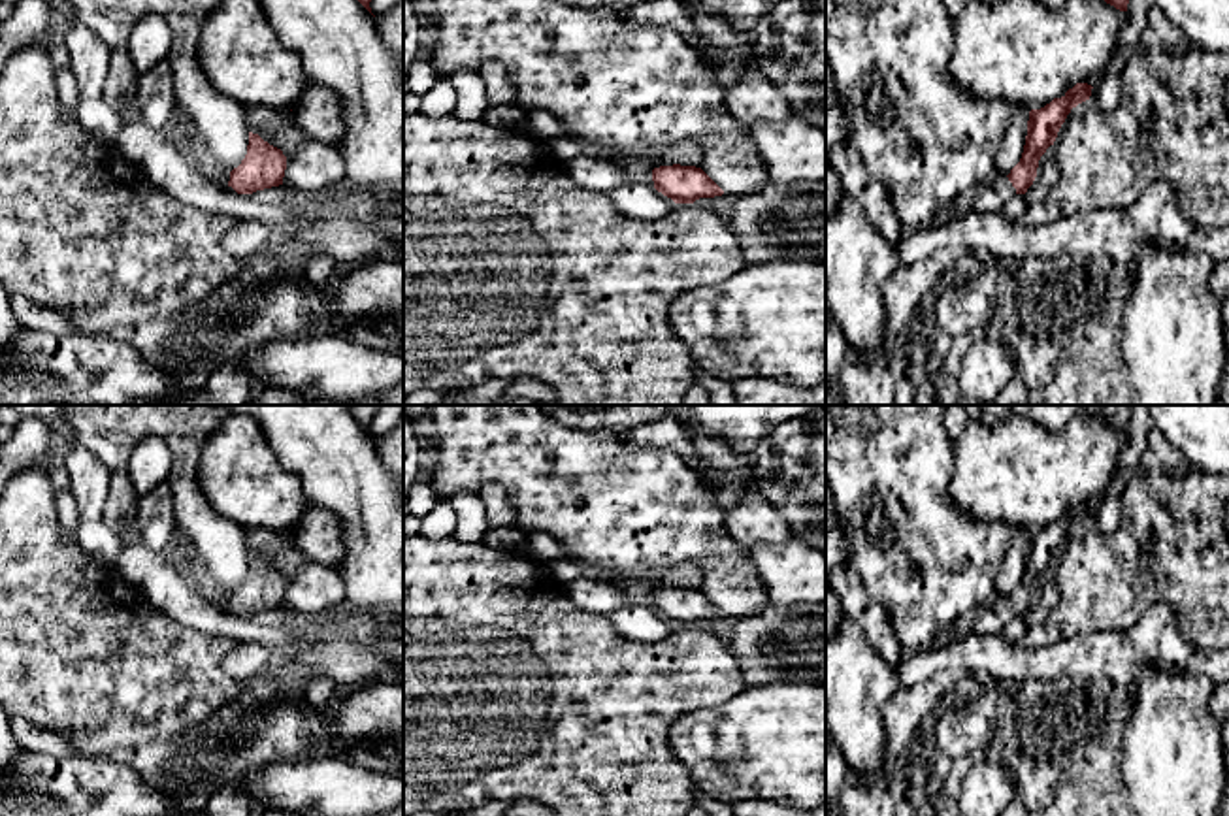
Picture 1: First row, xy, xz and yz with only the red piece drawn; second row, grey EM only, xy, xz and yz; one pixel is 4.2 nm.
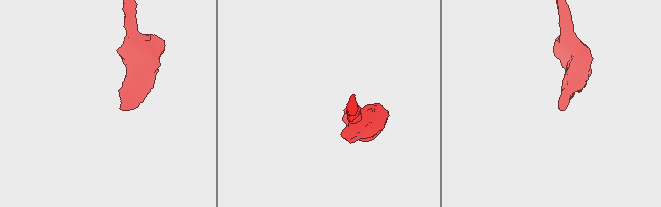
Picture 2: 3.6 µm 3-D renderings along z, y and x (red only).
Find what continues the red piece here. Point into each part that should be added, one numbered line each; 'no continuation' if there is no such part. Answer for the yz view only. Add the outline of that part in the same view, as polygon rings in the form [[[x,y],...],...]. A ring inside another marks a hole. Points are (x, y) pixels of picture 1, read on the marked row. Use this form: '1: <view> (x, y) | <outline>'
1: yz (988, 198) | [[[993,175],[961,204],[959,211],[1001,213],[1003,205],[1016,196],[1016,188],[1005,175]]]

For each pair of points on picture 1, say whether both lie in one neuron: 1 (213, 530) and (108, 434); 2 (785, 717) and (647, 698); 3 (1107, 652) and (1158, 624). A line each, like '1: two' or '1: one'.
1: one
2: two
3: one

